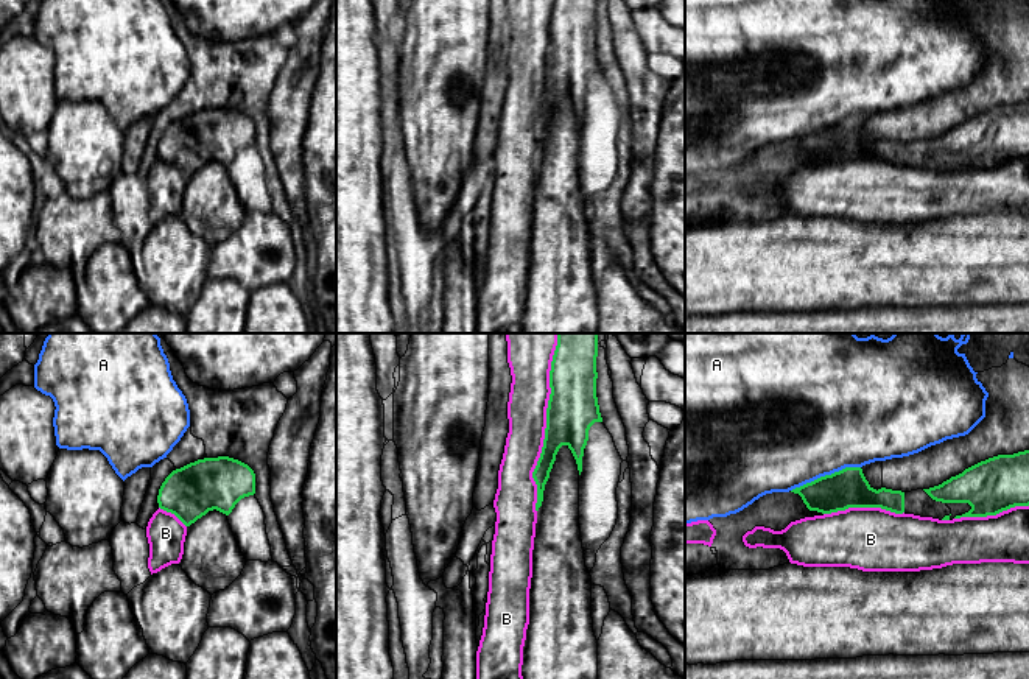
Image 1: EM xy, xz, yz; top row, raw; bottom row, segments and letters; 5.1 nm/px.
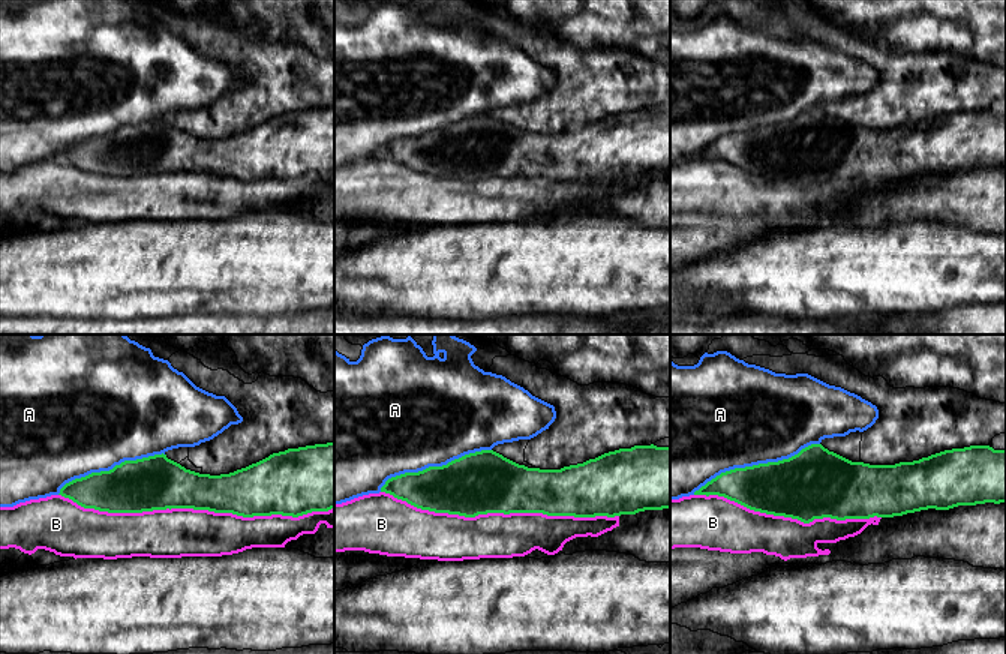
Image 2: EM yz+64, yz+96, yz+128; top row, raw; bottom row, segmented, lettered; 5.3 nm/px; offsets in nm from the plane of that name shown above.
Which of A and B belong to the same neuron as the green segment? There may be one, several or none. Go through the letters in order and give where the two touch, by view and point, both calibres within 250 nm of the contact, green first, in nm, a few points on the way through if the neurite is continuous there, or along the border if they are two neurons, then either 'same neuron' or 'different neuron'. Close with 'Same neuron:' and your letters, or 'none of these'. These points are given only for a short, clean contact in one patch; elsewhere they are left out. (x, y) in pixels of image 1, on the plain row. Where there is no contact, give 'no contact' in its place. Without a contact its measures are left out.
A: yz (825, 126) | 200/500 nm | different neuron
B: xz (545, 81) | 260/200 nm | different neuron
Same neuron: none of these

